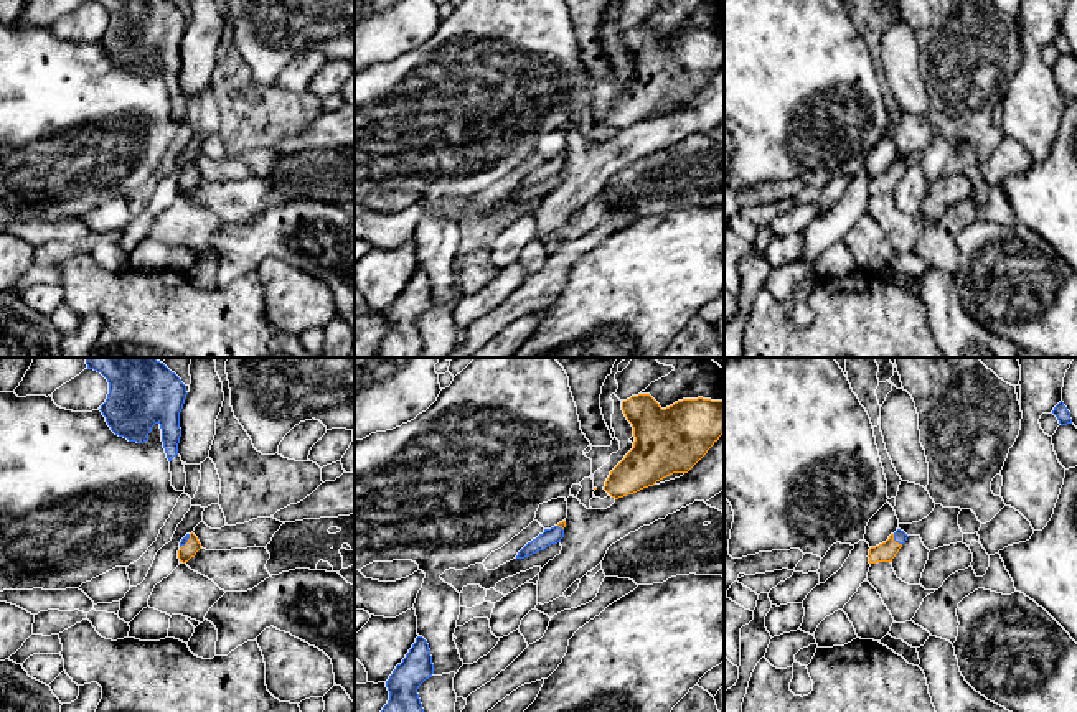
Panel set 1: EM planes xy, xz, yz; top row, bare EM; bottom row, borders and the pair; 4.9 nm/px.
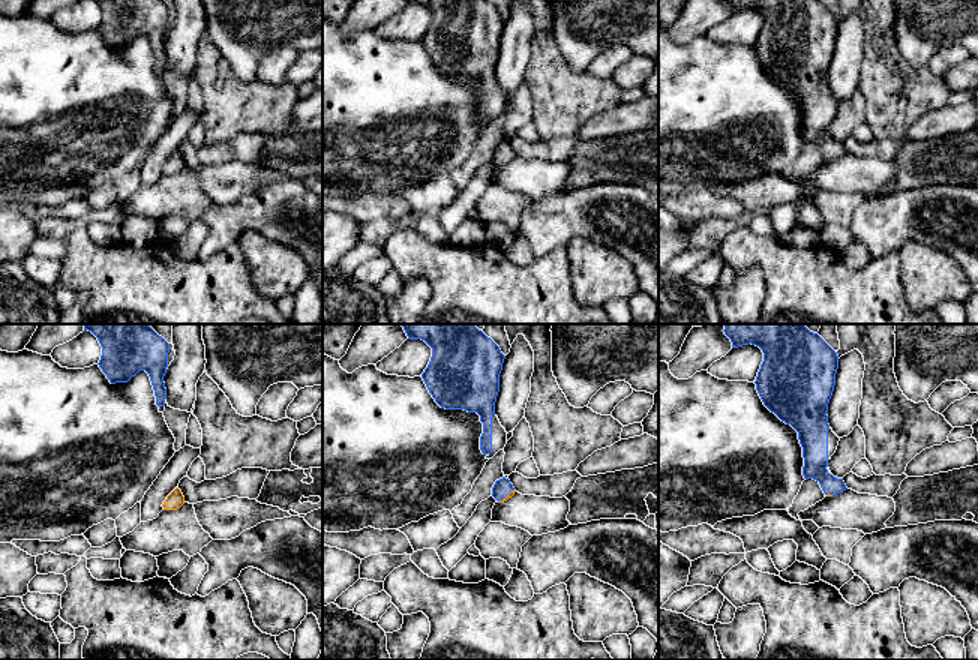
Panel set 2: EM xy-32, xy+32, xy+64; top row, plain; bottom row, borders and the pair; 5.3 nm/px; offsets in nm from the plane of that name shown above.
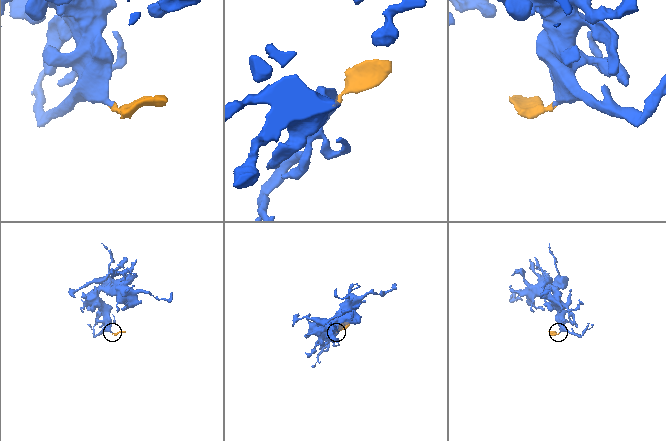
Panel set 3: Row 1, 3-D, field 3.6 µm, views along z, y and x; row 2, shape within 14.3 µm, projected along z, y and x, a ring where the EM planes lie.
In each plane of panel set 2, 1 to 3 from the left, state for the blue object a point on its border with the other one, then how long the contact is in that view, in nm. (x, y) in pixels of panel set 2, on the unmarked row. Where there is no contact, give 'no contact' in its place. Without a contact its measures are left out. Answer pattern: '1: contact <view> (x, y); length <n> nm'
1: no contact
2: contact xy+32 (507, 159); length 110 nm
3: contact xy+64 (828, 158); length 30 nm

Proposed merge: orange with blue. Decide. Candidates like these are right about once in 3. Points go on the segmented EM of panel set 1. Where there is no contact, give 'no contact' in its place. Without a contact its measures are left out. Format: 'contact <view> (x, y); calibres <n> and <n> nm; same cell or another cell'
contact xy (188, 541); calibres 70 and 30 nm; same cell

